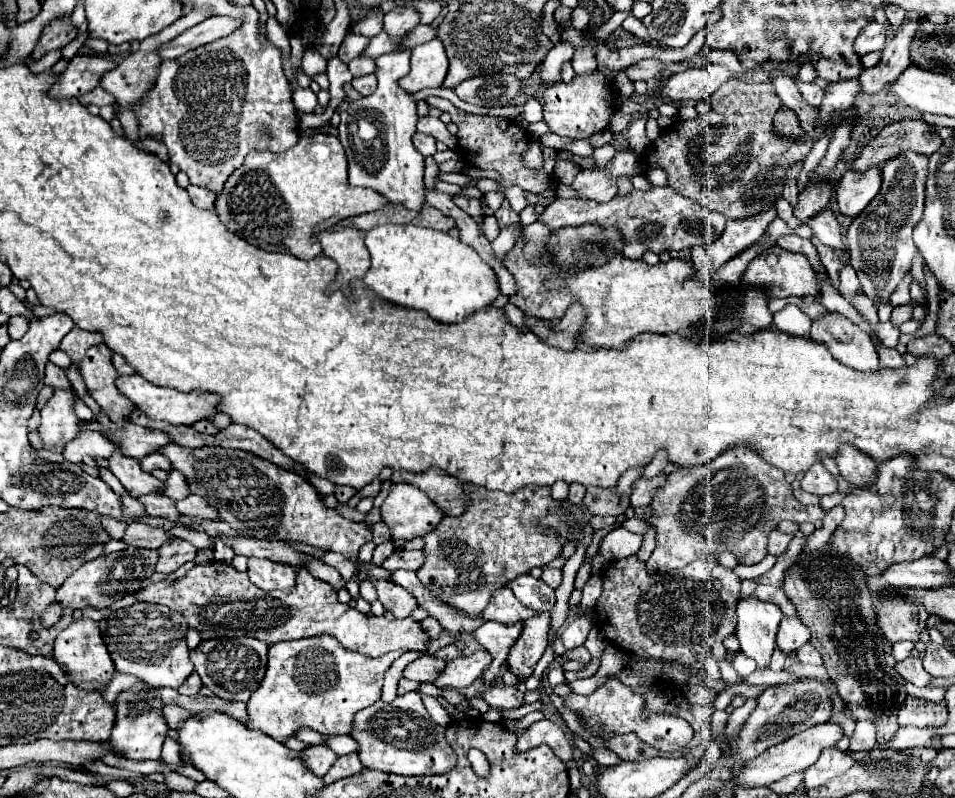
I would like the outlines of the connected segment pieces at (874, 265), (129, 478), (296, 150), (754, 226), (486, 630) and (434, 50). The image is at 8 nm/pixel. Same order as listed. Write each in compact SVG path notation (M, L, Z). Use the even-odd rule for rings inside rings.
M901 154L899 158L885 162L881 168L883 184L879 194L869 206L851 222L847 230L847 246L851 252L851 266L857 272L861 288L873 302L889 300L901 278L911 270L917 248L911 232L923 216L925 200L925 178L927 178L927 156Z
M115 452L113 458L107 460L107 468L119 478L123 488L133 498L139 498L145 494L163 494L165 482L143 472L135 458L127 458L121 452Z
M315 134L309 138L301 138L293 148L281 154L273 152L249 152L243 166L237 168L229 180L225 182L223 192L217 196L215 212L221 222L237 236L247 240L249 244L267 250L267 252L289 252L301 260L311 260L319 256L321 244L317 242L319 230L327 230L335 226L343 218L359 216L365 212L381 210L389 204L389 200L375 190L369 188L353 188L347 180L347 158L343 146L337 136Z
M769 208L767 212L761 212L761 214L751 216L751 218L727 220L723 236L713 240L707 246L707 254L709 254L711 262L713 262L713 268L719 270L725 262L735 258L743 250L747 250L751 246L757 246L757 242L761 240L763 232L767 230L767 226L775 218L777 218L775 208Z
M485 622L471 634L485 650L493 654L493 662L482 675L484 683L491 683L497 678L499 668L507 660L507 654L513 642L517 642L519 632L521 632L521 622L515 622L513 626L505 626L499 622Z
M439 38L413 48L411 72L399 80L399 86L407 92L419 92L423 88L439 88L447 76L447 56Z

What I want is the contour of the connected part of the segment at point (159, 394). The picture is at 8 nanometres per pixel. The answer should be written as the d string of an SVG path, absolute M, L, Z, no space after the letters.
M139 374L133 376L121 376L117 378L117 388L121 394L125 394L143 414L147 414L151 420L167 420L171 424L195 424L199 420L207 420L213 418L217 414L217 402L221 398L217 398L217 394L213 392L201 392L201 390L193 390L193 392L177 392L171 388L161 388L151 384L149 380L145 380Z

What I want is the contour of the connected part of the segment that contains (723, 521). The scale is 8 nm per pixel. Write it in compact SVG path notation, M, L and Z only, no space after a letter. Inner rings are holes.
M733 448L717 460L691 470L671 472L651 500L647 524L657 532L657 546L647 560L647 570L667 572L683 568L707 554L733 552L739 564L757 564L767 556L767 534L781 522L819 522L825 516L821 506L803 506L785 482L785 474L769 466L747 448Z

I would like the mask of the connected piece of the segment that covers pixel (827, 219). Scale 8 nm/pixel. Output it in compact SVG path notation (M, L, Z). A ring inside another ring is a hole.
M831 208L827 210L821 210L819 214L815 214L813 218L809 218L807 226L813 230L813 234L827 246L833 246L833 248L843 248L843 242L841 242L841 228L839 228L839 222L837 222L837 216Z

